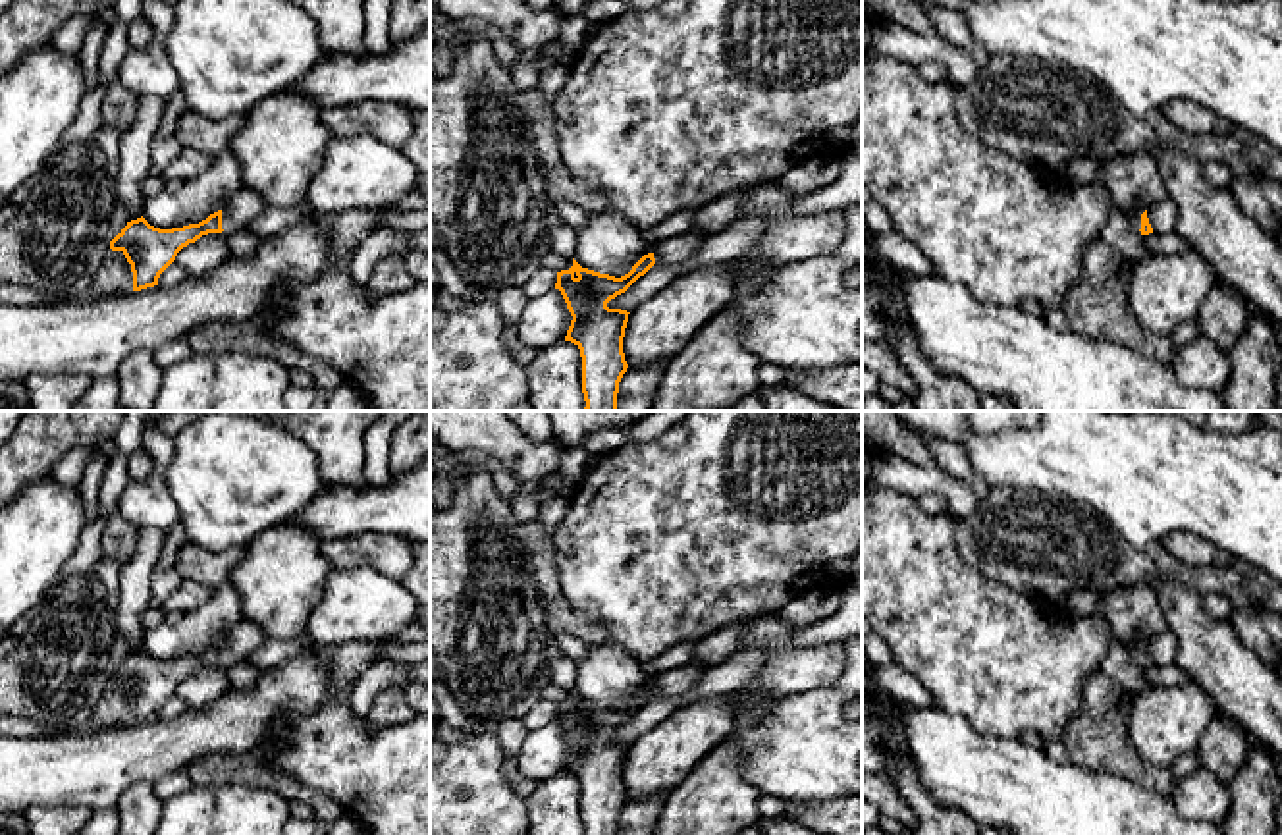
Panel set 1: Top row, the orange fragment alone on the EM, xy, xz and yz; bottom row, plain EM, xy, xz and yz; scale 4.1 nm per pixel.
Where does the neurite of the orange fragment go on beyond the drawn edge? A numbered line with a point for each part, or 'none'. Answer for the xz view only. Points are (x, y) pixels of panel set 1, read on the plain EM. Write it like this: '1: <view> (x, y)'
1: xz (677, 681)

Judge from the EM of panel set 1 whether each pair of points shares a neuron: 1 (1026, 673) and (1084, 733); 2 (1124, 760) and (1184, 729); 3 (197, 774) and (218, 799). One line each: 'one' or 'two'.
1: two
2: two
3: two

